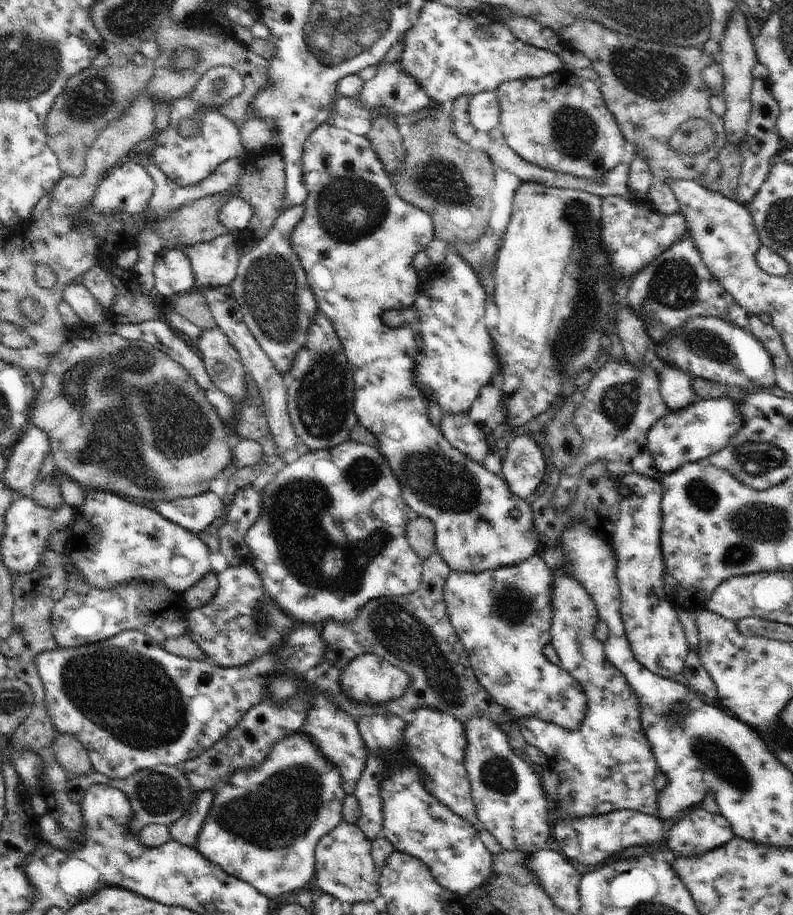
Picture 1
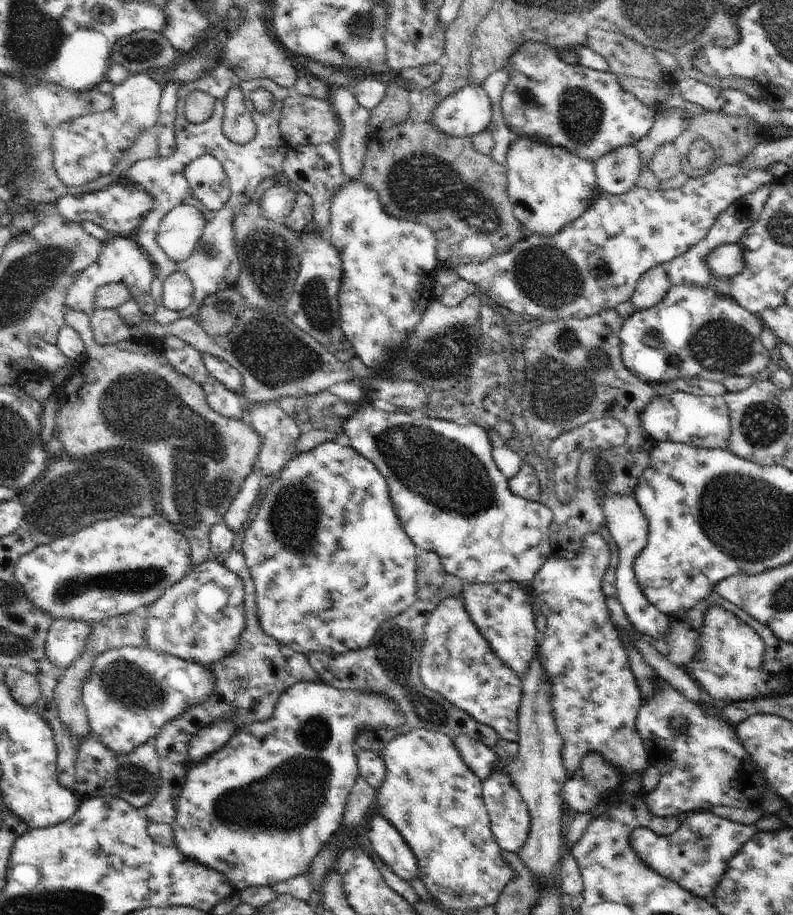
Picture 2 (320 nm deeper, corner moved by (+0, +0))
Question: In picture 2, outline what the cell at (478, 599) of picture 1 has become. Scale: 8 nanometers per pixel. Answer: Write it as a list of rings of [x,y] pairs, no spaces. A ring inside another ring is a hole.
[[[517,582],[474,583],[466,584],[463,590],[465,609],[493,653],[520,678],[524,676],[529,669],[535,646],[543,639],[543,635],[536,629],[536,618],[530,605],[528,592],[531,586]]]

